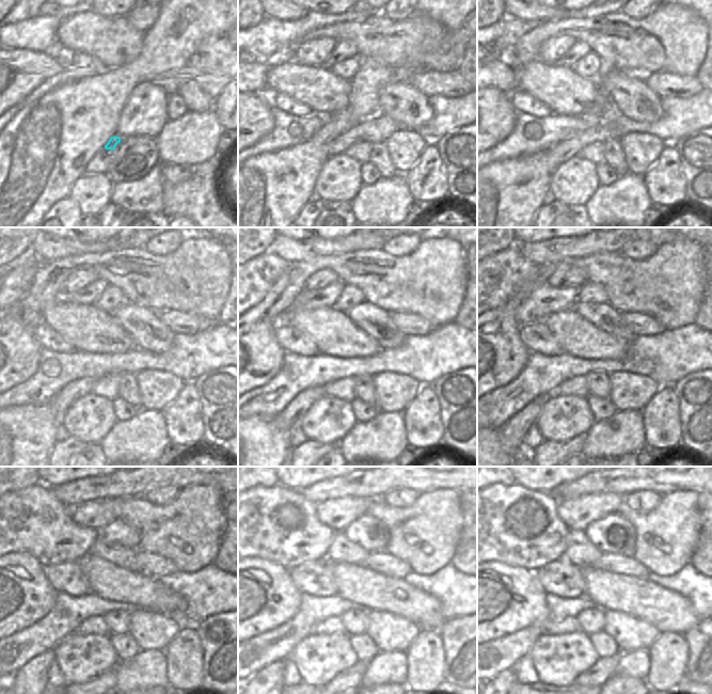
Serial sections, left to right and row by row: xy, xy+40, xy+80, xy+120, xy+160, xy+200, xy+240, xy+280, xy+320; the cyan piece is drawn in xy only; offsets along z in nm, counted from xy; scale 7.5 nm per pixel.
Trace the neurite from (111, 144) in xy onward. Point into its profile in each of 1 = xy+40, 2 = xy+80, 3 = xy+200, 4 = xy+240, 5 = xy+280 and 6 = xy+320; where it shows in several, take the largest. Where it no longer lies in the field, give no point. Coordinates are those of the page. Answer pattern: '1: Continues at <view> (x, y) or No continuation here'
1: Continues at xy+40 (338, 145)
2: Continues at xy+80 (563, 151)
3: Continues at xy+200 (511, 435)
4: Continues at xy+240 (29, 683)
5: Continues at xy+280 (267, 683)
6: Continues at xy+320 (504, 683)

